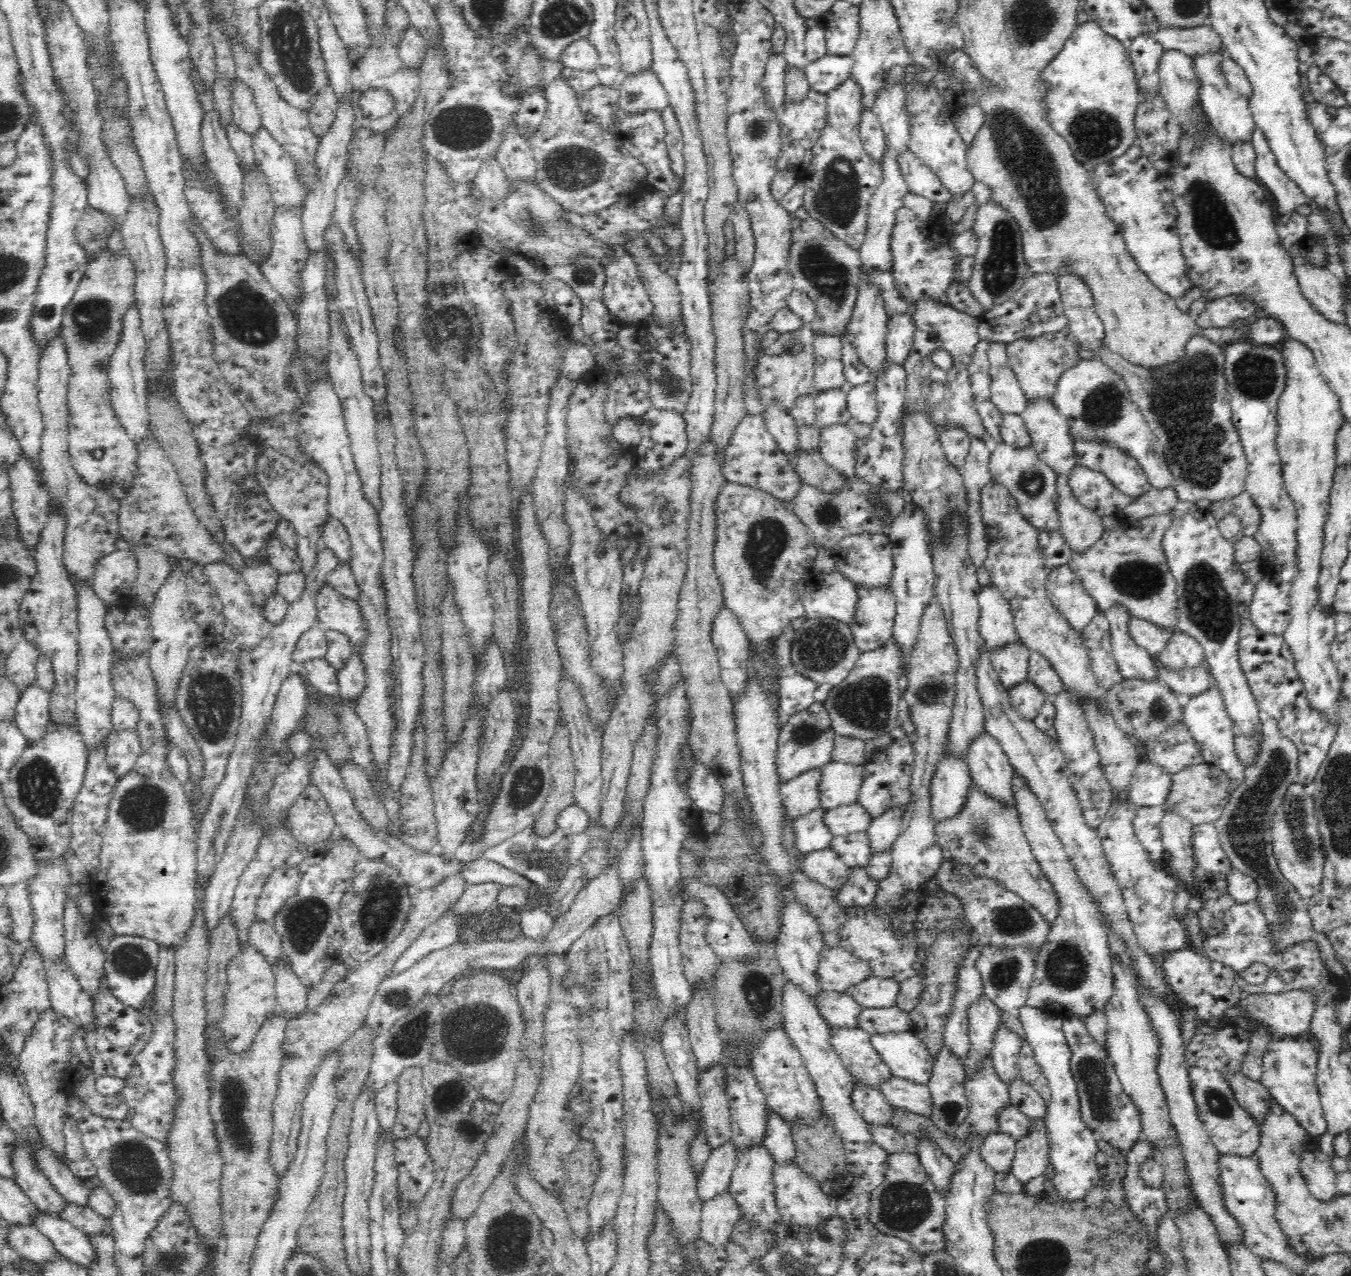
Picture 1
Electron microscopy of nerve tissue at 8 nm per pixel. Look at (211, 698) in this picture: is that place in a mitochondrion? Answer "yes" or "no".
yes

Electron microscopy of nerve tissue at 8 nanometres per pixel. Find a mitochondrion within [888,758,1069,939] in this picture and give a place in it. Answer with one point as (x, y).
(979, 833)

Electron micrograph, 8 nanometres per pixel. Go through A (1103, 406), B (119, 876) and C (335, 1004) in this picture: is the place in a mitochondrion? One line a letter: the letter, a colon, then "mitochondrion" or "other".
A: mitochondrion
B: other
C: other

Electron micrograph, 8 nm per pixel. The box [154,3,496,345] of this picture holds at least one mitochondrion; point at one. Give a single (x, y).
(289, 39)

